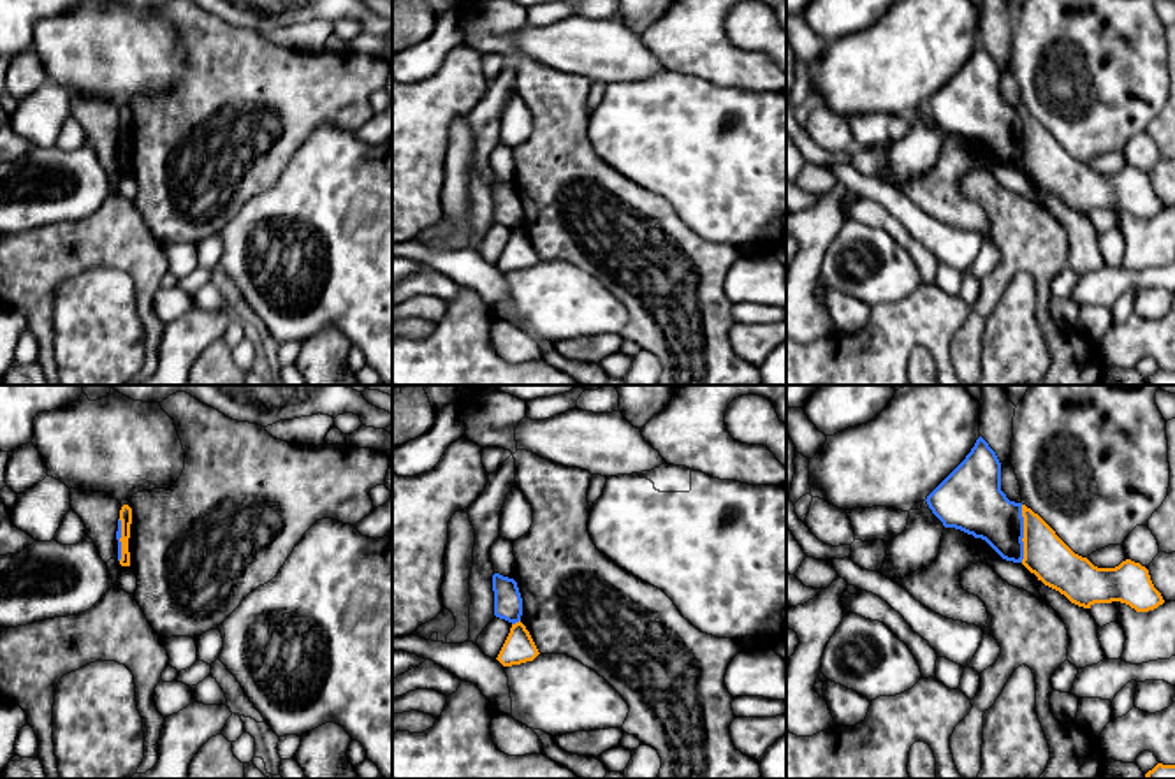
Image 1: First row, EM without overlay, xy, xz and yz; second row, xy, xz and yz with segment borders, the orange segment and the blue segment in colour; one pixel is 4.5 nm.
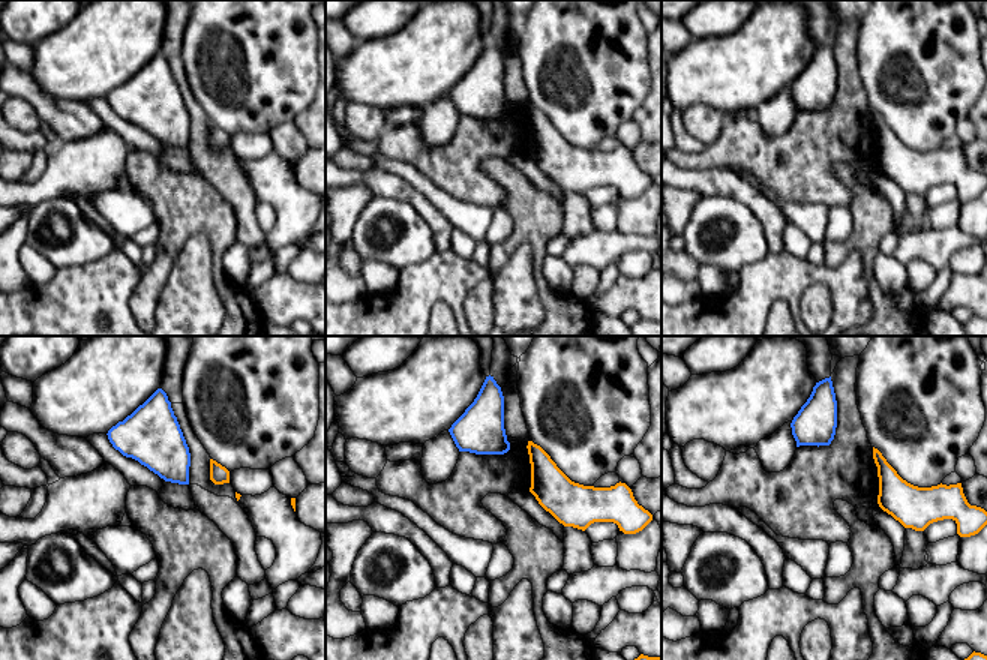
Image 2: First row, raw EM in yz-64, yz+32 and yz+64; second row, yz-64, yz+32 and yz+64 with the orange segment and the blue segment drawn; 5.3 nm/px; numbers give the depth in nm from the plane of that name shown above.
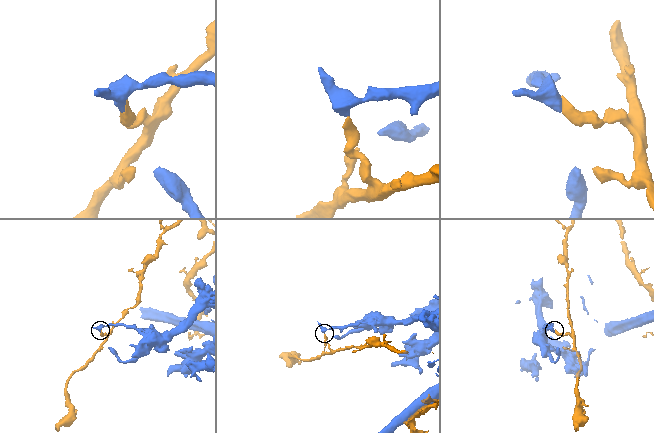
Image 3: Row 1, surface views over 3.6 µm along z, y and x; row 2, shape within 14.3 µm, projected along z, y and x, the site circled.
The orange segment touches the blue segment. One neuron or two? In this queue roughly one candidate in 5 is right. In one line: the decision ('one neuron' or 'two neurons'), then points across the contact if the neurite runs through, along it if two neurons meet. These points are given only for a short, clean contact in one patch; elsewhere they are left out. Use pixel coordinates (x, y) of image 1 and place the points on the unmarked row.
two neurons

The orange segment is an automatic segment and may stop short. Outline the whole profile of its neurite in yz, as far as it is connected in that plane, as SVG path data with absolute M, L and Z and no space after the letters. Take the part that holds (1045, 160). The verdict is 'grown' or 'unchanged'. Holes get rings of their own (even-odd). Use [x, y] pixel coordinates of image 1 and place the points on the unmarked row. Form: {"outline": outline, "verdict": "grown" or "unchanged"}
{"outline": "M1022 111L1022 123L1022 171L1071 209L1091 215L1094 209L1120 207L1136 218L1149 218L1164 209L1150 186L1149 176L1140 169L1126 165L1115 174L1098 174L1087 164L1075 160L1025 111Z", "verdict": "unchanged"}

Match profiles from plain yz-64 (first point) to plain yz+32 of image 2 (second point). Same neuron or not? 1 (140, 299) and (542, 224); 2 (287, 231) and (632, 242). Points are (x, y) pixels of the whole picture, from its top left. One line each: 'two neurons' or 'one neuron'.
1: one neuron
2: two neurons

